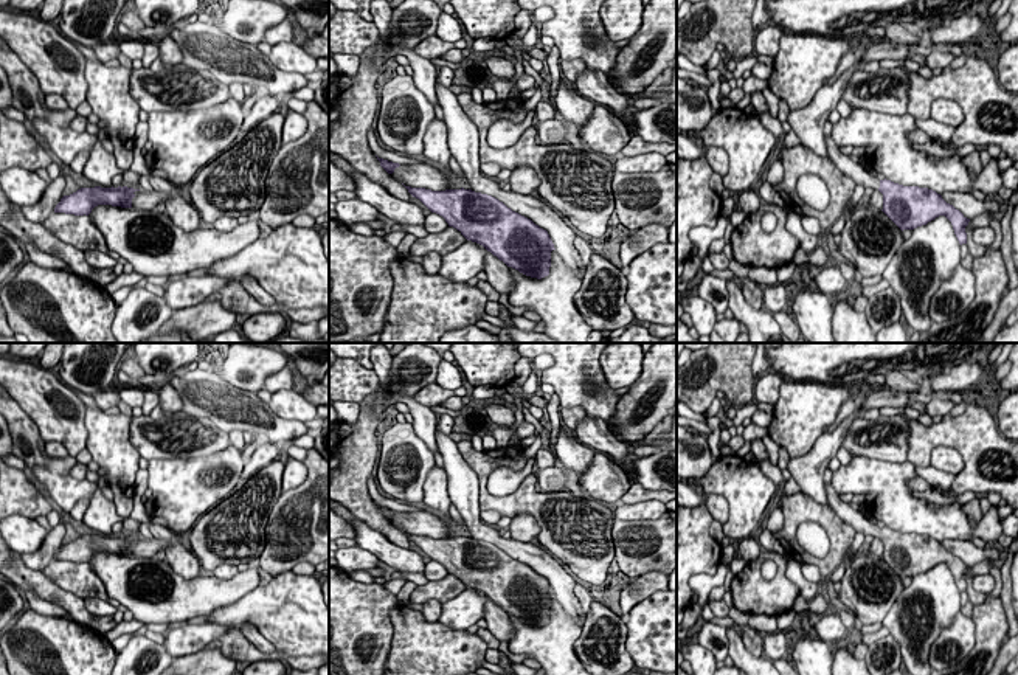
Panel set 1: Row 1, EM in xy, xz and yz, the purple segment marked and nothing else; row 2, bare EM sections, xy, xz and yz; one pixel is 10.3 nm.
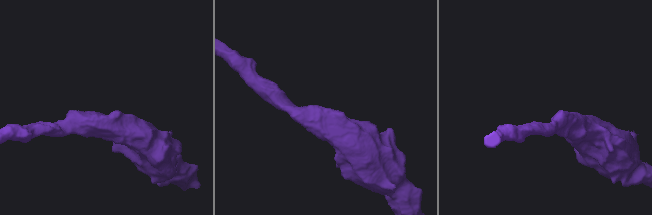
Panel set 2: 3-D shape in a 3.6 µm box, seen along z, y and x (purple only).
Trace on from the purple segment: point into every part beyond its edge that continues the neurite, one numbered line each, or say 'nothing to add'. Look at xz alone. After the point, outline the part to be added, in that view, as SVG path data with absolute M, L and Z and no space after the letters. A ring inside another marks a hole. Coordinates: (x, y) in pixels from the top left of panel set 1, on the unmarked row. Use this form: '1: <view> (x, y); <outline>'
nothing to add

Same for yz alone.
1: yz (844, 511); M824 484L829 506L833 509L833 512L847 524L850 524L855 532L861 532L864 535L880 535L880 528L877 523L872 523L869 518L864 517L863 512L854 509L850 503L846 503L840 498L840 495L835 492L832 484Z

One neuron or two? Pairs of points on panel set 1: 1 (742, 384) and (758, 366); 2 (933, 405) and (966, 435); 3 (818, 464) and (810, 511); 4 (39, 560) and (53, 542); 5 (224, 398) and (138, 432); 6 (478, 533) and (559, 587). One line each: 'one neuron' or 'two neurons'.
1: two neurons
2: two neurons
3: two neurons
4: one neuron
5: two neurons
6: one neuron

